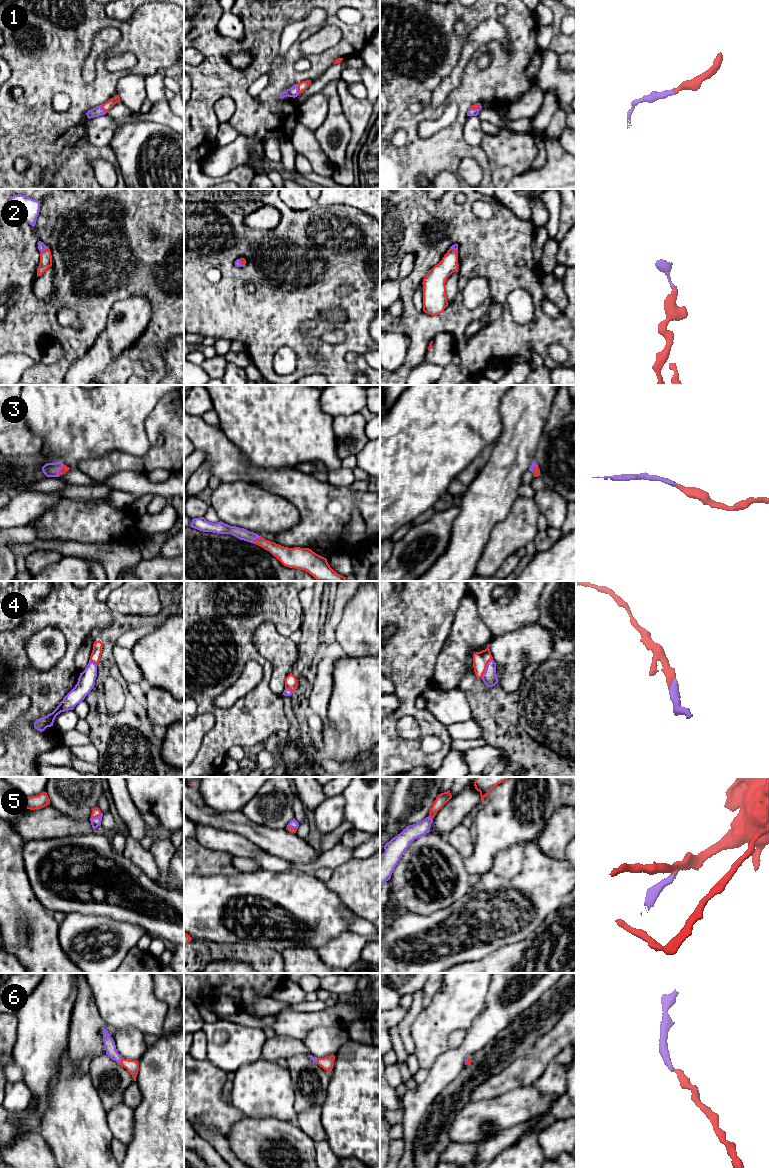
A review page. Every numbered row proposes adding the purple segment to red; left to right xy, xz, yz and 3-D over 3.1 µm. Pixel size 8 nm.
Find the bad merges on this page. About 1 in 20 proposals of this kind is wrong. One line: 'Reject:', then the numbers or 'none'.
Reject: none

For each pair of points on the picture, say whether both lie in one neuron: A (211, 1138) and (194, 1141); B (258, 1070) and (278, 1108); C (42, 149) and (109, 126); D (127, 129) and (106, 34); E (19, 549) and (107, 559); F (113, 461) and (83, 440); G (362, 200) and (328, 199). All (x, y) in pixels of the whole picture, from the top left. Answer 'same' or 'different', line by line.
A: different
B: same
C: different
D: different
E: same
F: different
G: same

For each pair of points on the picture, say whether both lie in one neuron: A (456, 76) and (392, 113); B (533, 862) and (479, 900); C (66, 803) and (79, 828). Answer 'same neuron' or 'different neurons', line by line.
A: same neuron
B: same neuron
C: different neurons

